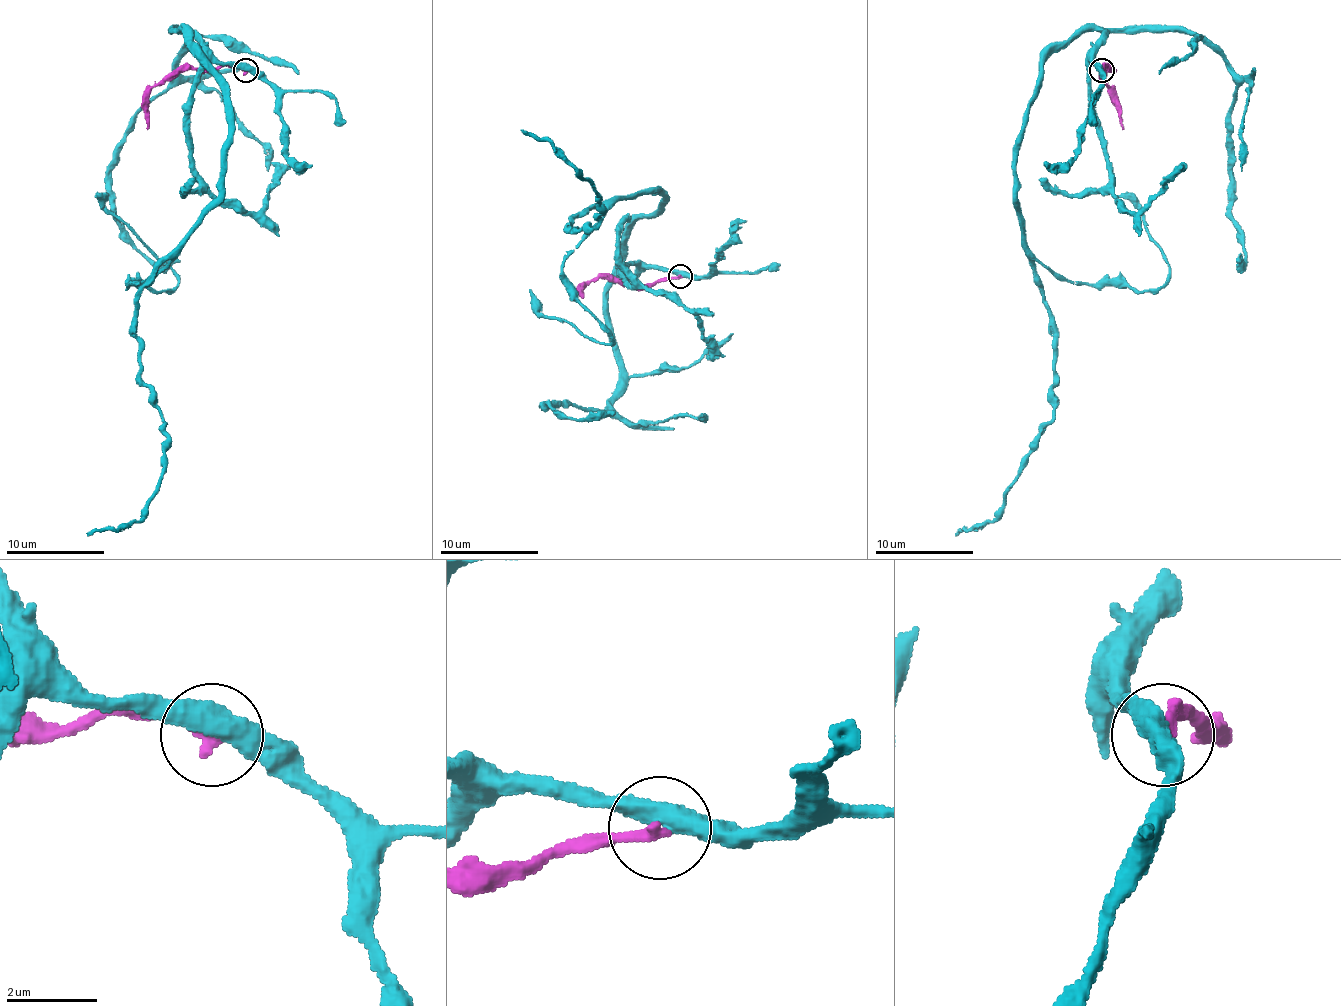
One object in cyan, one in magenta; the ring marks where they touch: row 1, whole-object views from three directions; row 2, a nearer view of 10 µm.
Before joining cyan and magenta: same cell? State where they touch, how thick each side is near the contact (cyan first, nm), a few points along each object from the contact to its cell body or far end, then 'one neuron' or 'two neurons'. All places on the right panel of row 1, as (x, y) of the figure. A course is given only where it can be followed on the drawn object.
place (1101, 70); calibres 480 and 280 nm; course cyan (1101, 70), (1101, 30), (1044, 62), (1015, 165), (1022, 249), (1054, 330), (1054, 416), (1000, 512), (956, 534); course magenta (1101, 70), (1106, 65), (1111, 70), (1103, 77), (1115, 99), (1123, 128); two neurons

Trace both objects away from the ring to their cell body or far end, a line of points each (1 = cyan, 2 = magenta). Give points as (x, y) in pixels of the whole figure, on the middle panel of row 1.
1: (679, 275), (621, 275), (655, 189), (571, 229), (598, 224), (598, 194), (520, 130)
2: (679, 275), (648, 285), (625, 285), (598, 278), (581, 290), (584, 297)

